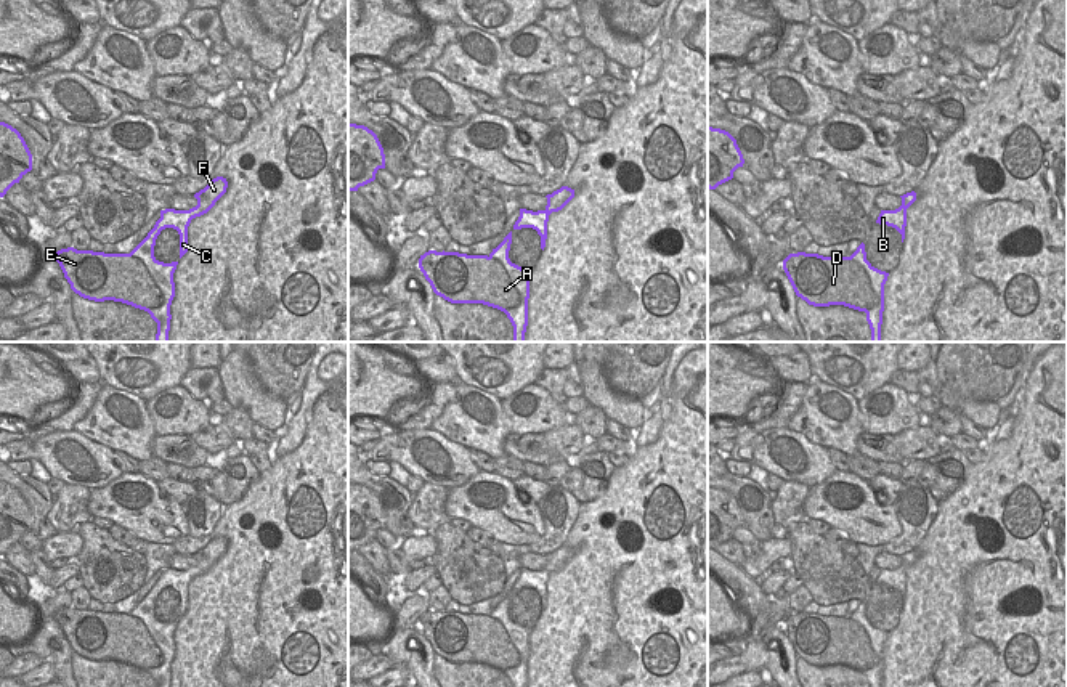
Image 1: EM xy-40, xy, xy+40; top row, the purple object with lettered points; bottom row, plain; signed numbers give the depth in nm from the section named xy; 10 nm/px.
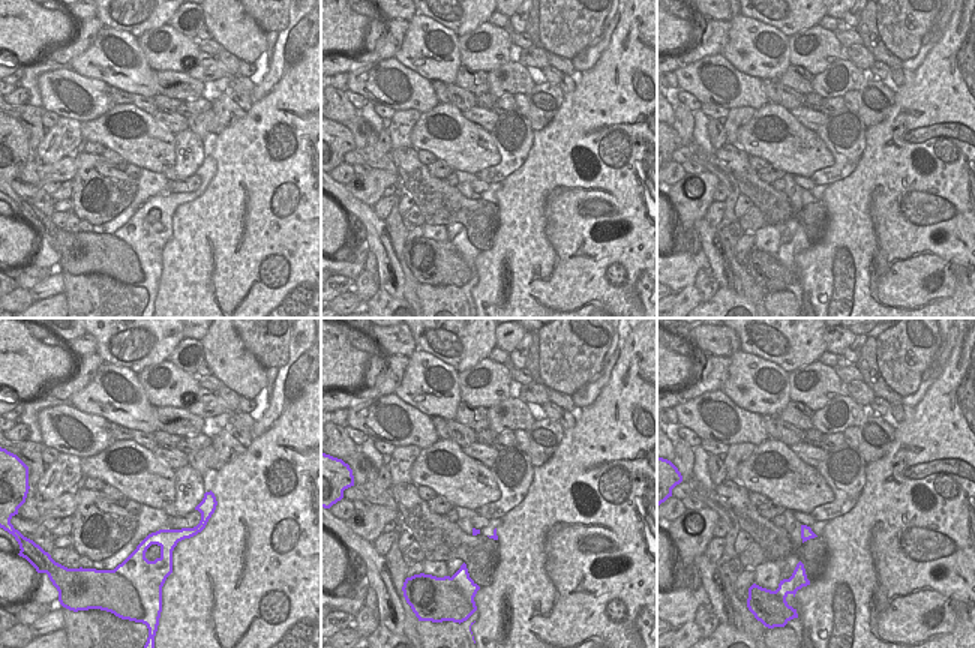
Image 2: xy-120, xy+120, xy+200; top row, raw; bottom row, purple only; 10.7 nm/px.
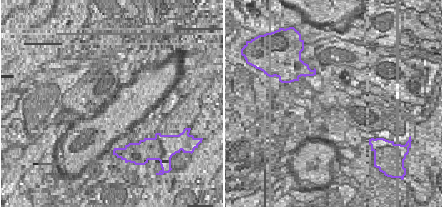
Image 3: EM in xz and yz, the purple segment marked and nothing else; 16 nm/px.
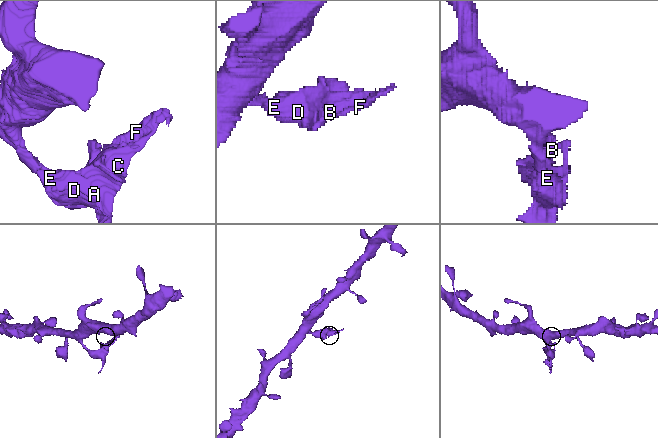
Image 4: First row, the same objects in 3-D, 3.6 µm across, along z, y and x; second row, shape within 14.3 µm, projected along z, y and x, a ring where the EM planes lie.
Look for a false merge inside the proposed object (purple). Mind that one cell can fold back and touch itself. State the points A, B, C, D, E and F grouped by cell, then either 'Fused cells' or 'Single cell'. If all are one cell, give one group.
Groups: A D E / B C F. Fused cells.

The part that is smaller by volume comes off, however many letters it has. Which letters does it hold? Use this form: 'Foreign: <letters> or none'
Foreign: B, C, F

